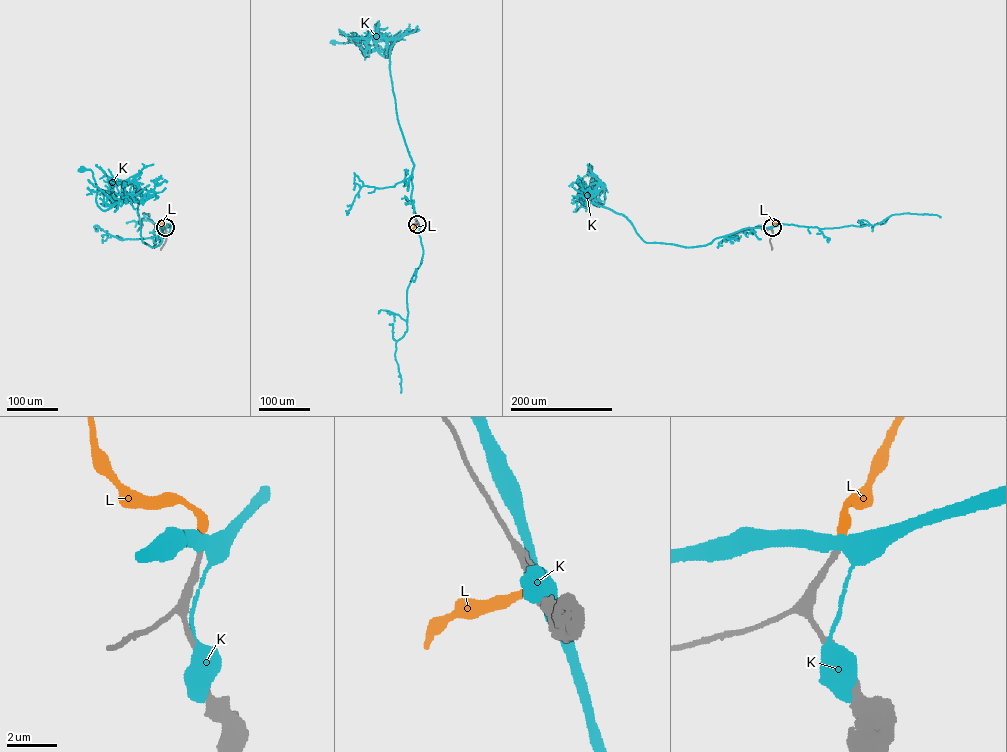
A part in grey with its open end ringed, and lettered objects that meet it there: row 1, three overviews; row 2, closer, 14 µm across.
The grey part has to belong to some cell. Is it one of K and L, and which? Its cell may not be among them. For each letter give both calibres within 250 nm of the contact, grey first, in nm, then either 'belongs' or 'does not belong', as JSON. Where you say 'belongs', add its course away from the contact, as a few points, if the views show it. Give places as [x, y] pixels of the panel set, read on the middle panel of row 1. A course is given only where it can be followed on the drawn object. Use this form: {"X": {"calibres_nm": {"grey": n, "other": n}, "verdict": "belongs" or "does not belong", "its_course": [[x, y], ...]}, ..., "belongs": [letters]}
{"K": {"calibres_nm": {"grey": 240, "other": 400}, "verdict": "does not belong"}, "L": {"calibres_nm": {"grey": 200, "other": 360}, "verdict": "does not belong"}, "belongs": []}

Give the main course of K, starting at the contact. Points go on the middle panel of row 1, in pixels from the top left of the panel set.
K: (417, 223), (411, 199), (414, 164), (398, 122), (390, 75), (390, 50), (395, 40), (378, 37), (333, 41)

